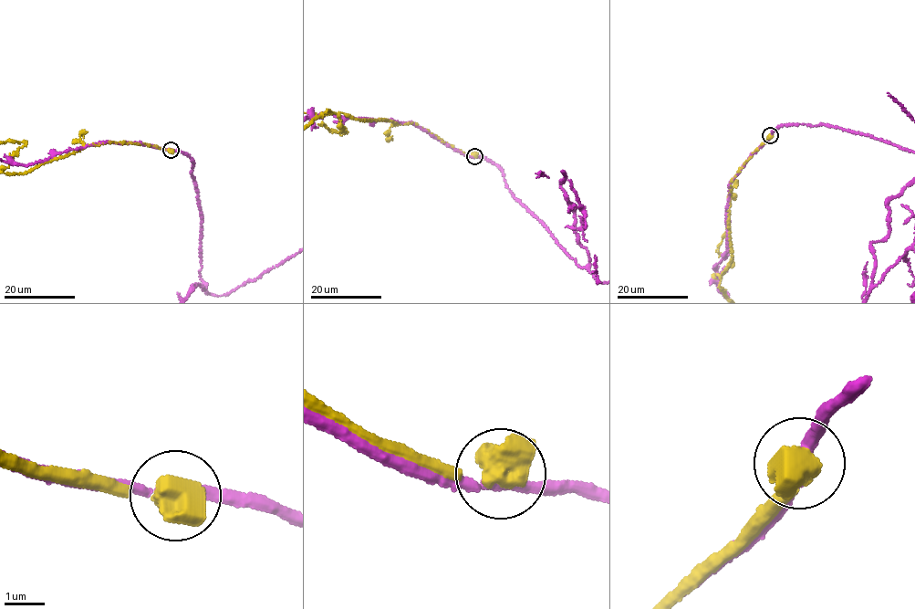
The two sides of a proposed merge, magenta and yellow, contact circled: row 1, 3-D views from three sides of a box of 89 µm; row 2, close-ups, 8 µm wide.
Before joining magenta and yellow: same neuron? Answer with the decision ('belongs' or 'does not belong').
does not belong

